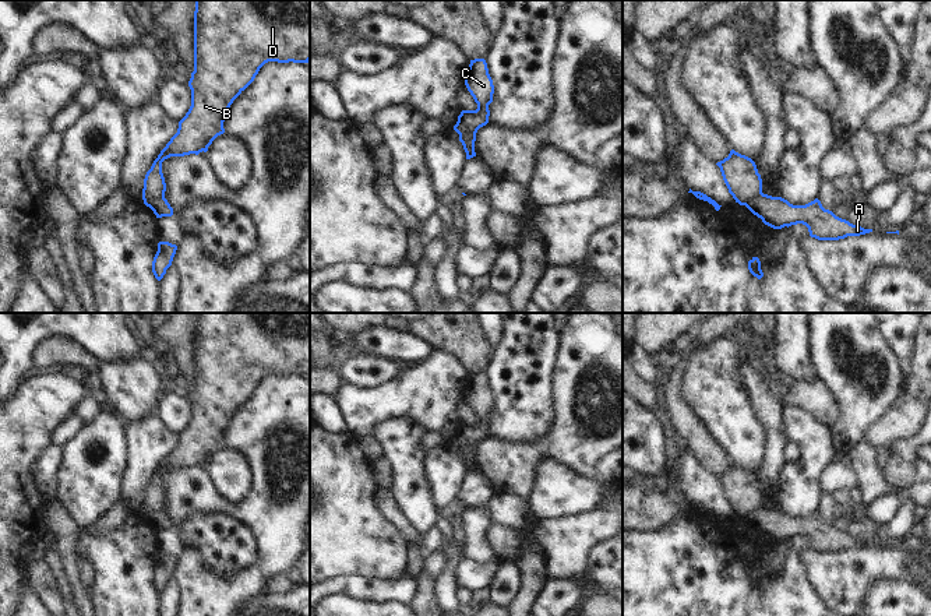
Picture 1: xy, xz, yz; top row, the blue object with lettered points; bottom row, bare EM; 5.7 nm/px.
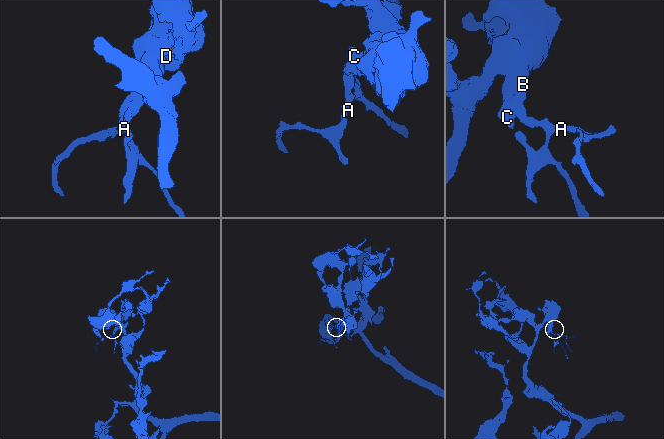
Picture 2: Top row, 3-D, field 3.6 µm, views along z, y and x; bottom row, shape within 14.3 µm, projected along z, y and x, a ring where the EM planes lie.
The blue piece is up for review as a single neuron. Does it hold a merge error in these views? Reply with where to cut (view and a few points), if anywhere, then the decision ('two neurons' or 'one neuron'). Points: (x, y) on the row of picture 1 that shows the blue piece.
cut xy (164, 196), (144, 200); two neurons

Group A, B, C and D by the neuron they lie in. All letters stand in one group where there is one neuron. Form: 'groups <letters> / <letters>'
groups A / B C D

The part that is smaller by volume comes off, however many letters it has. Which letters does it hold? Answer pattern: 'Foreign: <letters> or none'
Foreign: A

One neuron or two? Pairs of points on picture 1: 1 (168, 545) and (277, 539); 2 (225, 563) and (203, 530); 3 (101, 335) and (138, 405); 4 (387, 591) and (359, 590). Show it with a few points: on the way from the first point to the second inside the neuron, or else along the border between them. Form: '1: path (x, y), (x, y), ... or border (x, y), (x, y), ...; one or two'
1: border (183, 549), (176, 558); two
2: path (225, 555), (211, 538); one
3: border (140, 354), (123, 362), (99, 362); two
4: path (380, 590), (366, 590); one

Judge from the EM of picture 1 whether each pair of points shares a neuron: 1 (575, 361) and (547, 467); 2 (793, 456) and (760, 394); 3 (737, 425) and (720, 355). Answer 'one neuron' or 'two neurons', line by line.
1: two neurons
2: two neurons
3: one neuron

